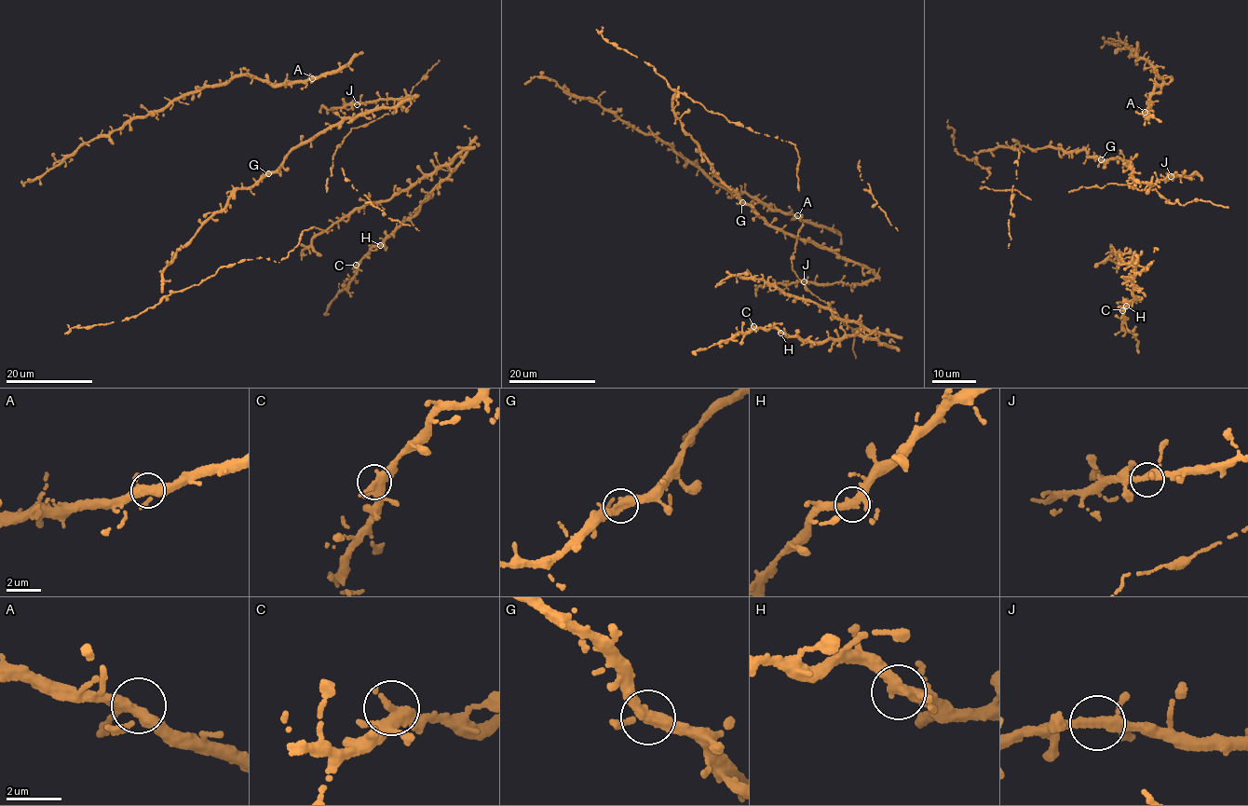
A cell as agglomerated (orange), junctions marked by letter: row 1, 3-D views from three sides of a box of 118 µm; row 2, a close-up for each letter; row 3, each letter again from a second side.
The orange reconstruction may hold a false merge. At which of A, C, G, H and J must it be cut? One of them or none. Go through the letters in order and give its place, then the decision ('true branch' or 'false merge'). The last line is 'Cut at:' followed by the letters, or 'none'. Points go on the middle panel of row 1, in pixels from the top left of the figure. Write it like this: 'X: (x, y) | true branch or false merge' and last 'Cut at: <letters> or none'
A: (797, 215) | true branch
C: (753, 326) | true branch
G: (742, 202) | true branch
H: (780, 333) | true branch
J: (804, 281) | true branch
Cut at: none

